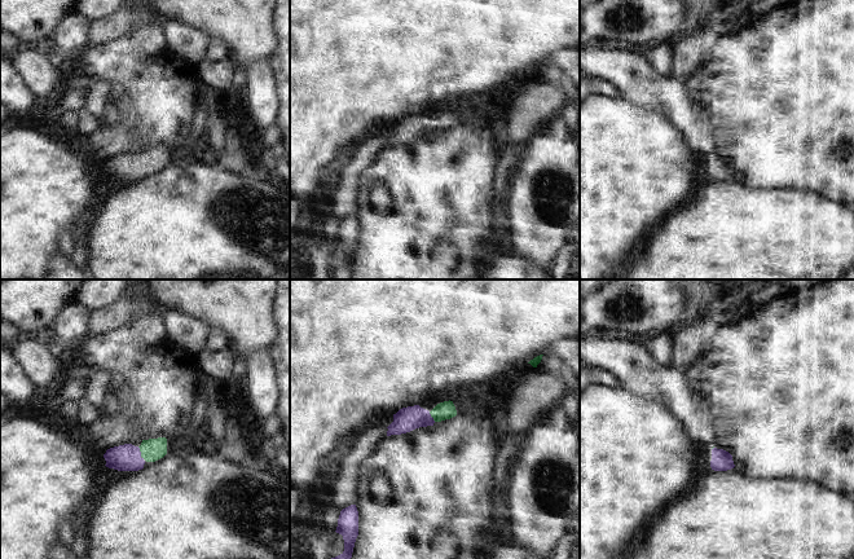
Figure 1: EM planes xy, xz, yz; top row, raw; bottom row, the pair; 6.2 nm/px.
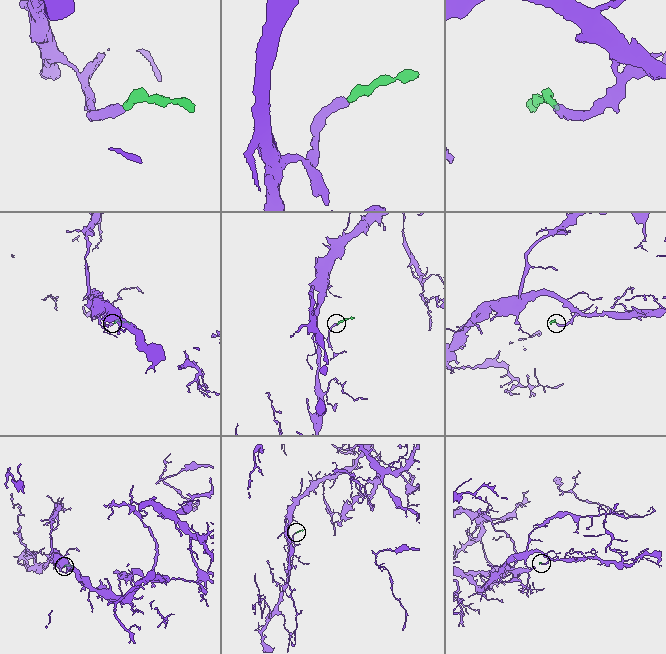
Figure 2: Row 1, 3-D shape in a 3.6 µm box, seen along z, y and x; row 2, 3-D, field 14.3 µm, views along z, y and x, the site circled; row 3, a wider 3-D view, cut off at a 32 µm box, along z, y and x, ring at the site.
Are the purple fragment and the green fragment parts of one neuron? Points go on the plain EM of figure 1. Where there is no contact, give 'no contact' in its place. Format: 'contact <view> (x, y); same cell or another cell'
contact xy (140, 163); same cell

